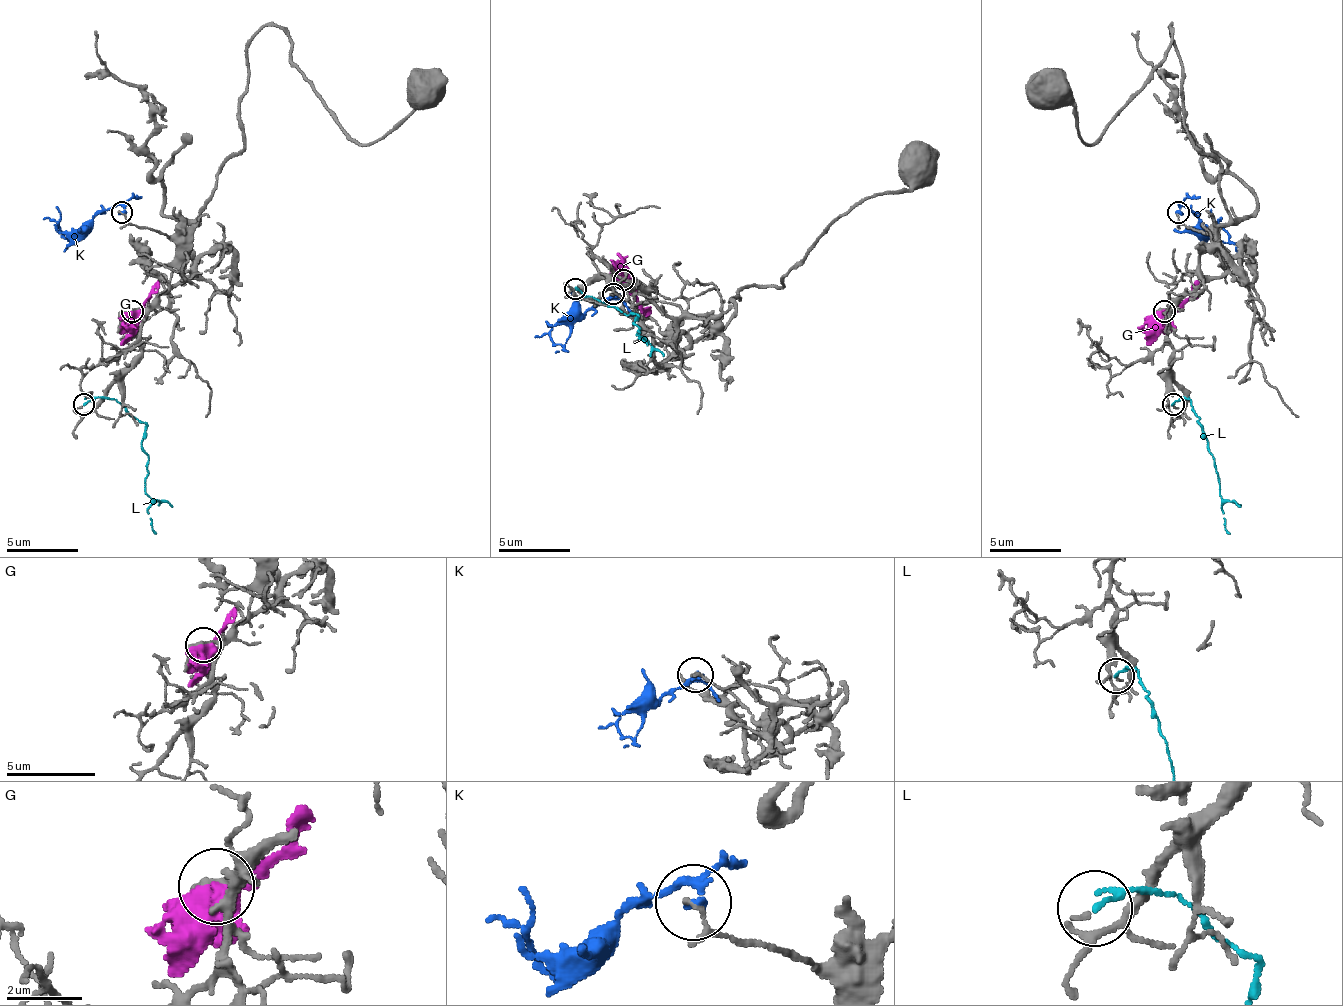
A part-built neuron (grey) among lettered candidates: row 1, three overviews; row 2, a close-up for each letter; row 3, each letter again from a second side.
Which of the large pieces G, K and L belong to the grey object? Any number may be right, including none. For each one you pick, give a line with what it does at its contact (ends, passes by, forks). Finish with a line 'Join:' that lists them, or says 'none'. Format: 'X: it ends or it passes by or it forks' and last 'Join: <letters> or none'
Join: none

